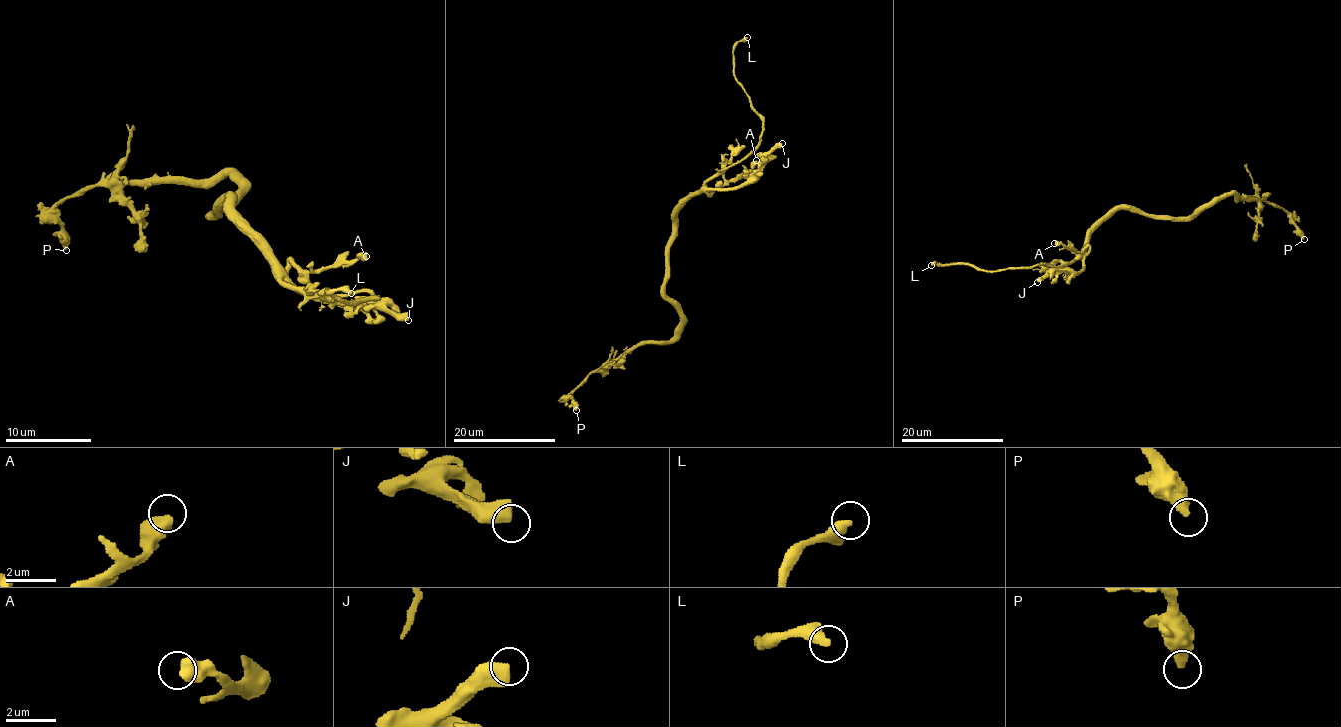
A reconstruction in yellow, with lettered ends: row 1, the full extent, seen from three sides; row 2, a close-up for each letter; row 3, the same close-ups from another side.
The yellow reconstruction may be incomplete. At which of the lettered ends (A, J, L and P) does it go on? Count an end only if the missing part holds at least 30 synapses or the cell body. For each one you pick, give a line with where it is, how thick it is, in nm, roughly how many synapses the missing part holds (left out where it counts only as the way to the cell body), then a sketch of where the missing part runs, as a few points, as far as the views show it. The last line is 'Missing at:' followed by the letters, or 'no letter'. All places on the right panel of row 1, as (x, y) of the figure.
L: (931, 265) | 440 nm
Missing at: L

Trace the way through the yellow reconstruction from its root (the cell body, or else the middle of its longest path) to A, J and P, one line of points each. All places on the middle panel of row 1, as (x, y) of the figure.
A: (672, 232), (672, 214), (690, 196), (705, 191), (711, 195), (725, 185), (735, 182), (756, 160)
J: (672, 232), (672, 214), (690, 196), (741, 186), (782, 143)
P: (672, 232), (665, 295), (680, 317), (678, 331), (669, 340), (640, 341), (594, 370), (571, 393), (576, 410)

